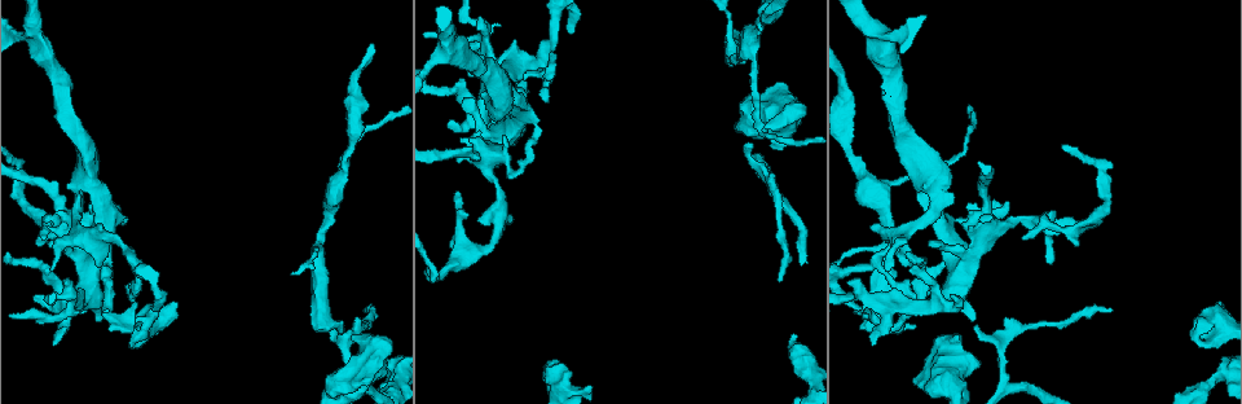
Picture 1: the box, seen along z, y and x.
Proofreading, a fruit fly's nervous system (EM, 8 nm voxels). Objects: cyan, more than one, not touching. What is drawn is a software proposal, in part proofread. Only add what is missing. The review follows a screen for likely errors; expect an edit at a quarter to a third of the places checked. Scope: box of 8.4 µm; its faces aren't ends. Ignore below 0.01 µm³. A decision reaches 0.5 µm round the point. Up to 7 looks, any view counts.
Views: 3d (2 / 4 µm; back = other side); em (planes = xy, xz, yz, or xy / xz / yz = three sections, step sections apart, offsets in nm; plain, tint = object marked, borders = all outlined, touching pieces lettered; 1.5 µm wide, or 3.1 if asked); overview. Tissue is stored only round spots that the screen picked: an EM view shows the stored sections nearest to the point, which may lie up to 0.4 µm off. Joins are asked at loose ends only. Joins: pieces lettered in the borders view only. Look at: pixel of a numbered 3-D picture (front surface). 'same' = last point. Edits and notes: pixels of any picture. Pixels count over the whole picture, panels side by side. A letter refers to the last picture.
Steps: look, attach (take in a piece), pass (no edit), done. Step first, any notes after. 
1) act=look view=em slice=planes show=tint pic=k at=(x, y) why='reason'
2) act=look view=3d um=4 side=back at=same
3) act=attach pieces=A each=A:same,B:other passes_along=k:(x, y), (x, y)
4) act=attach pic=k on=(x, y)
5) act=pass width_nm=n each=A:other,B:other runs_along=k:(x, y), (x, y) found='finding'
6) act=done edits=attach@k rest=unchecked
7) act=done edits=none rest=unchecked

act=look view=em slice=yz step=4 show=borders pic=1 at=(130, 345) why='free end'

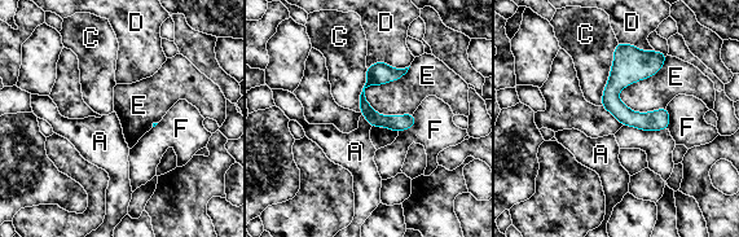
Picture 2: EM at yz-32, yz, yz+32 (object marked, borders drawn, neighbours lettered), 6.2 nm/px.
act=pass each=A:other,C:other,D:other,E:other,F:other border=2:(361, 114), (372, 126) found='no lettered piece goes on from it'

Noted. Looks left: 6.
act=look view=em slice=planes show=borders pic=1 at=(49, 228) why='thick end'

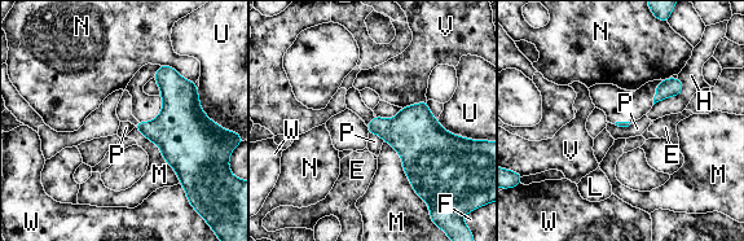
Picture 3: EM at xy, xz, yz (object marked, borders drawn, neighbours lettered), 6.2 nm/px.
act=pass each=E:other,F:other,H:other,L:other,M:other,N:other,P:other,U:other,V:other,W:other border=3:(369, 132), (375, 132), (384, 141) found='none of them fits'

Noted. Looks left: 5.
act=look view=3d um=2 pic=1 at=(913, 329) why='tapers out'

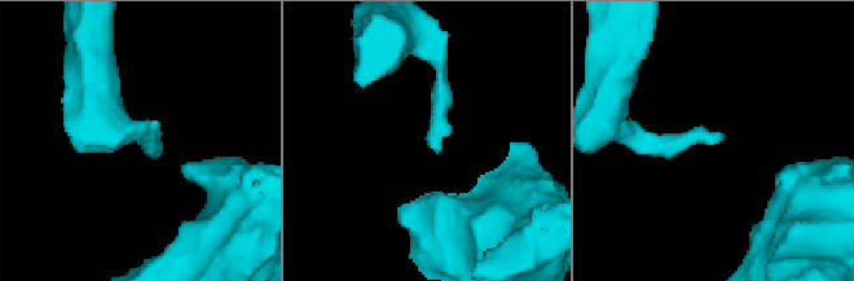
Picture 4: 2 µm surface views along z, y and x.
act=look view=em slice=planes show=borders pic=4 at=(721, 138) why='now the EM'

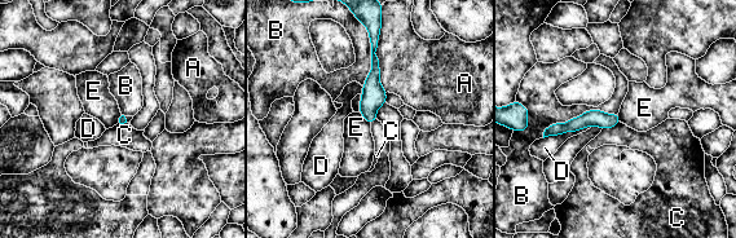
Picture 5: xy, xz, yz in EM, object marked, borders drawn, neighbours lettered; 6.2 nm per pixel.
act=pass each=A:other,B:other,C:other,D:other,E:other runs_along=5:(374, 43), (370, 119) found='none of them fits'

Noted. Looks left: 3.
act=done edits=none rest=unchecked

